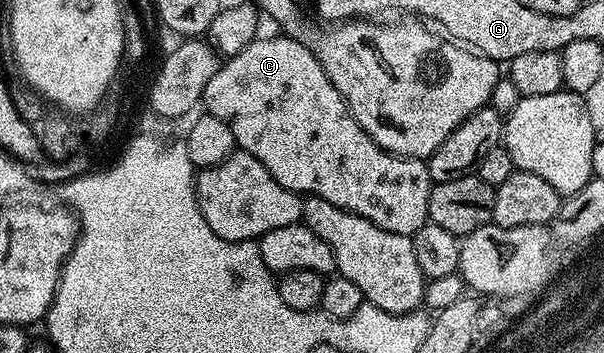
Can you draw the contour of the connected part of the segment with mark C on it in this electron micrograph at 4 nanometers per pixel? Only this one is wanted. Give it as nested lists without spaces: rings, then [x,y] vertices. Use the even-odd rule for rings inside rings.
[[[256,36],[241,52],[230,55],[220,65],[213,80],[205,84],[202,109],[229,124],[236,147],[261,160],[277,184],[300,196],[329,200],[329,204],[337,204],[337,208],[345,208],[389,232],[408,236],[417,233],[429,221],[427,209],[433,183],[426,161],[401,158],[382,150],[357,124],[341,92],[333,88],[325,68],[321,68],[317,56],[305,44],[286,36],[263,37]]]

